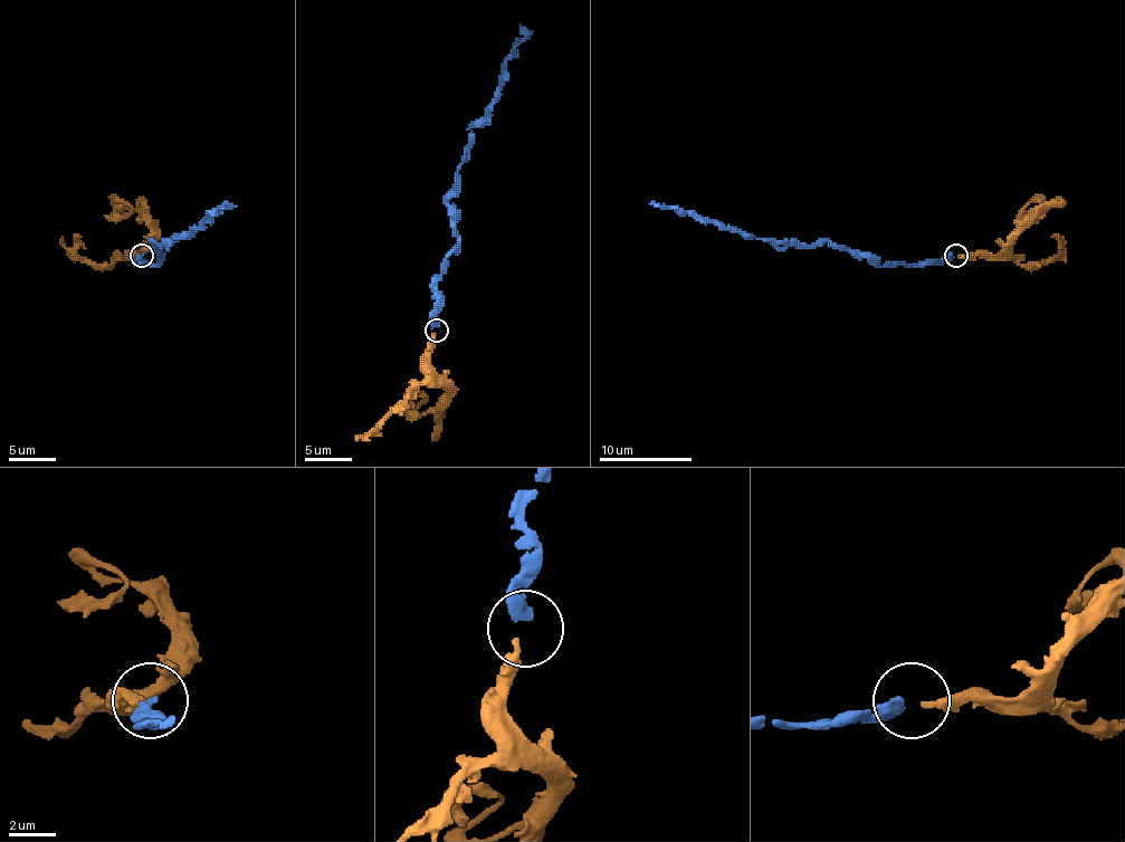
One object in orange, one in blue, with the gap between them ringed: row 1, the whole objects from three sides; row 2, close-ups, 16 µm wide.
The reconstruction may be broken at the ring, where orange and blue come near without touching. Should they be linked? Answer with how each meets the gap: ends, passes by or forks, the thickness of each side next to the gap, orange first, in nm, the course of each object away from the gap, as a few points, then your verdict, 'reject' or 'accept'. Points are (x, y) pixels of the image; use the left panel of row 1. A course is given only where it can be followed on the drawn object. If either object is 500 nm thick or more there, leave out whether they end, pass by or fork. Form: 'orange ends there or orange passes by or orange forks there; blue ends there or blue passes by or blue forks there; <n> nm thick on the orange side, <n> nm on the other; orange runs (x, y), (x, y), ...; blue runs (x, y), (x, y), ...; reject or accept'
orange ends there; blue ends there; 280 nm thick on the orange side, 440 nm on the other; orange runs (139, 255), (134, 255), (145, 246), (151, 225), (118, 201), (125, 201), (130, 211), (104, 216); blue runs (141, 255), (141, 265), (153, 267), (162, 257), (153, 241), (167, 246), (229, 207), (225, 204); reject

